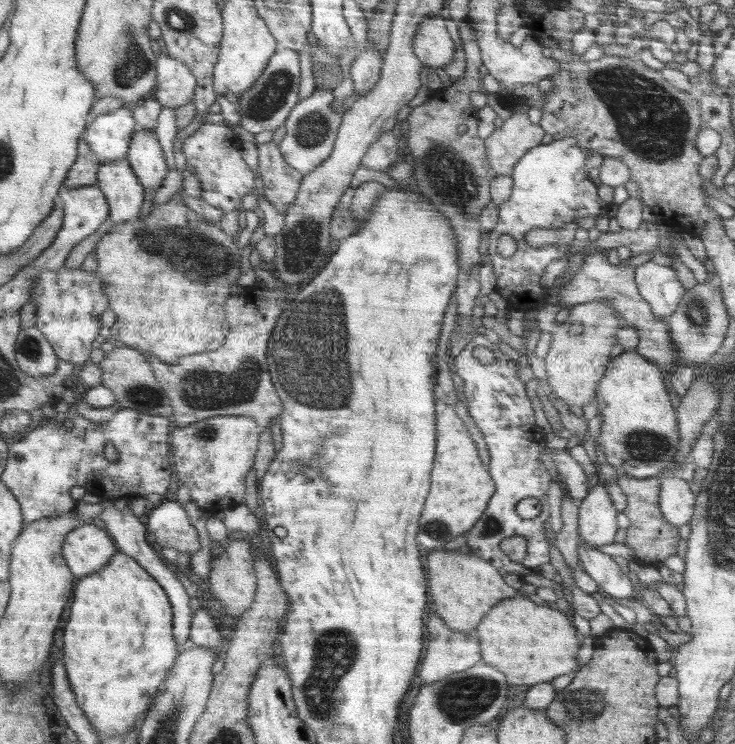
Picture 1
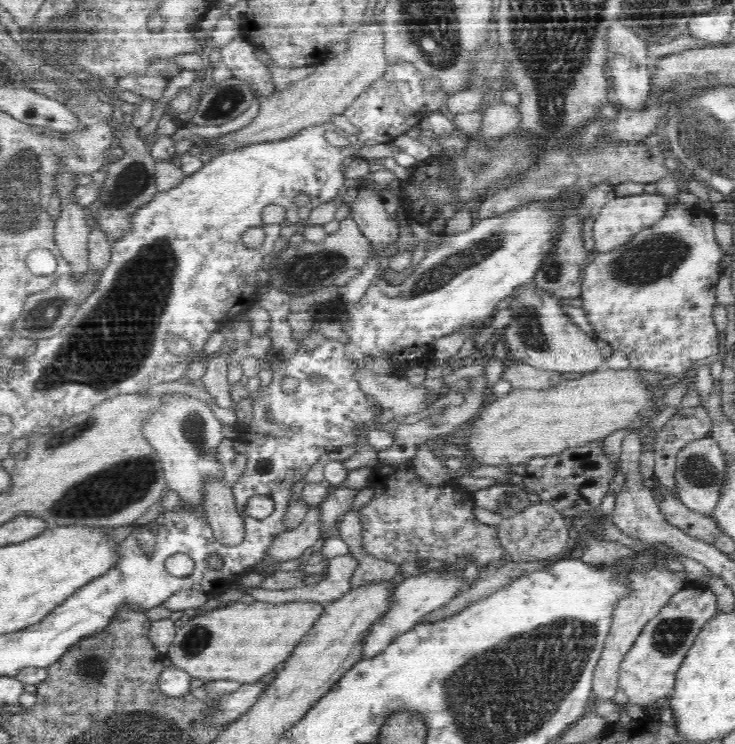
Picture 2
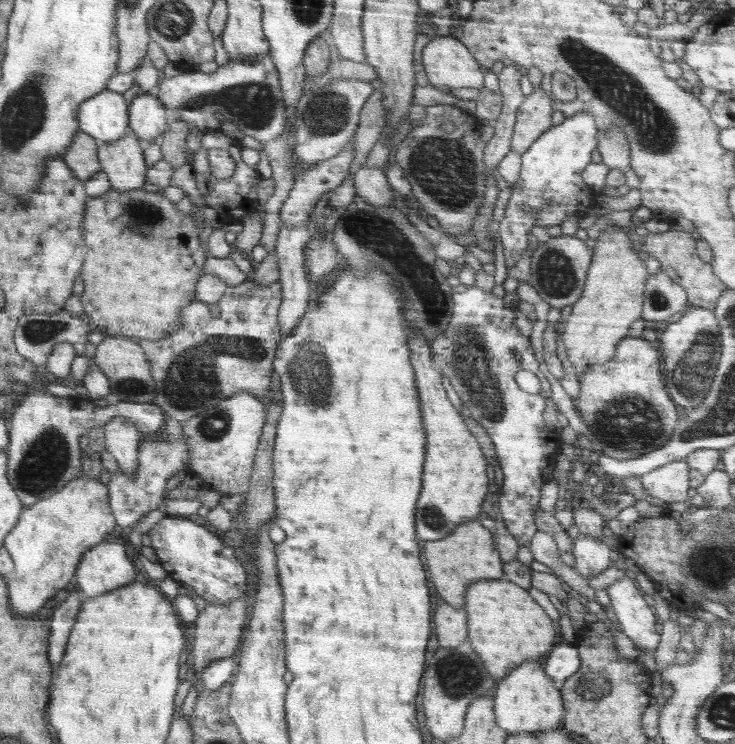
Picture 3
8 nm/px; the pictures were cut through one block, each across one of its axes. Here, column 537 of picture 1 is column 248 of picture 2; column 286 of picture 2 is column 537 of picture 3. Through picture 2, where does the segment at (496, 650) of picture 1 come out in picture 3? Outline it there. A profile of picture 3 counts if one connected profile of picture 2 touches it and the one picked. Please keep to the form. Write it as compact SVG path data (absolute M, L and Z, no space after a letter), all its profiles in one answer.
M490 579L476 581L469 586L466 594L466 604L463 608L467 611L467 618L472 618L472 638L470 644L480 654L480 659L486 664L486 670L495 680L502 680L524 662L540 661L540 656L551 652L556 644L554 624L549 616L544 614L544 609L530 596L527 589L518 586L515 582L503 579Z

